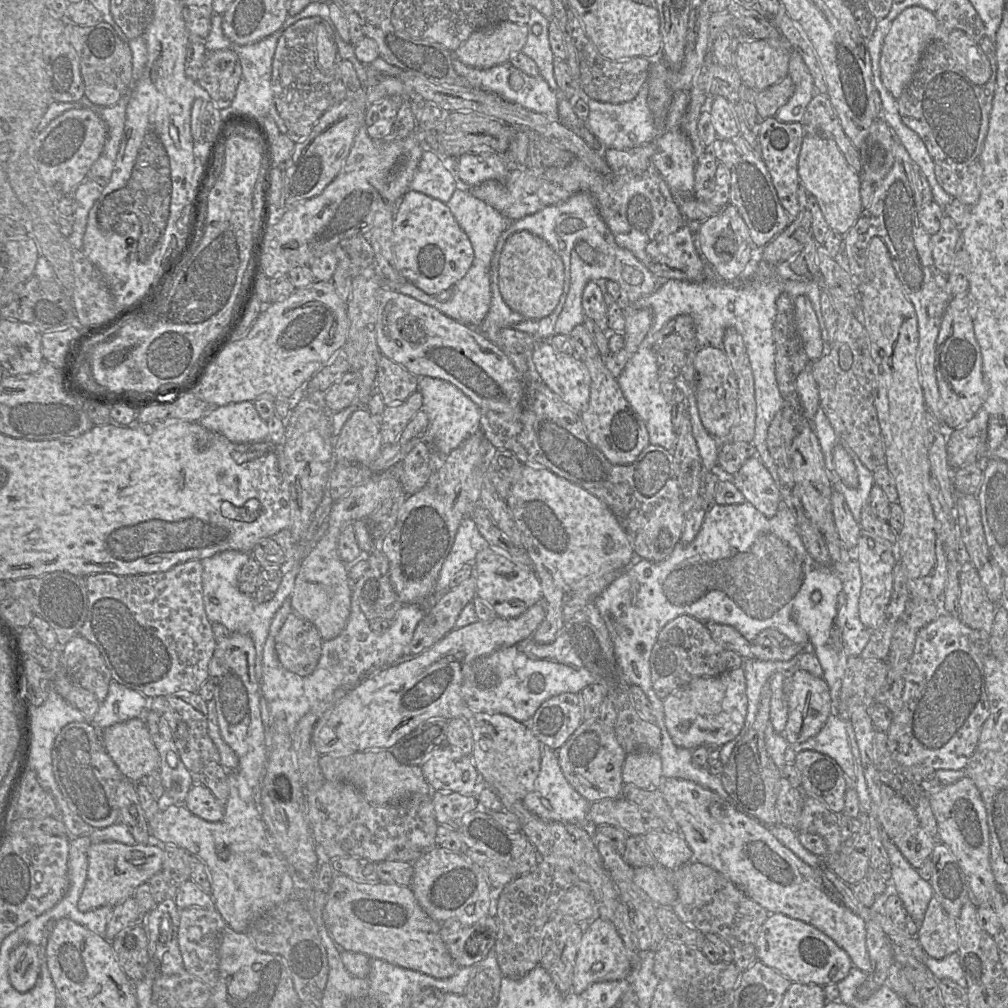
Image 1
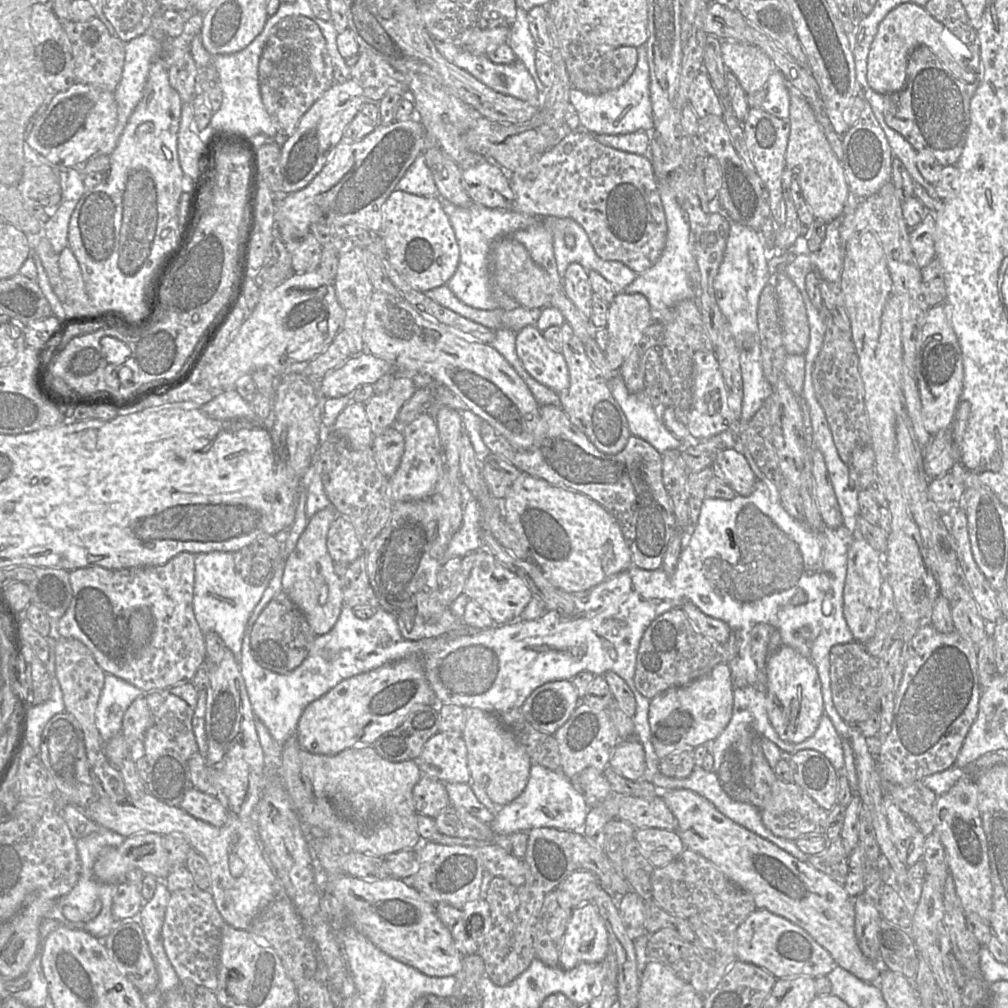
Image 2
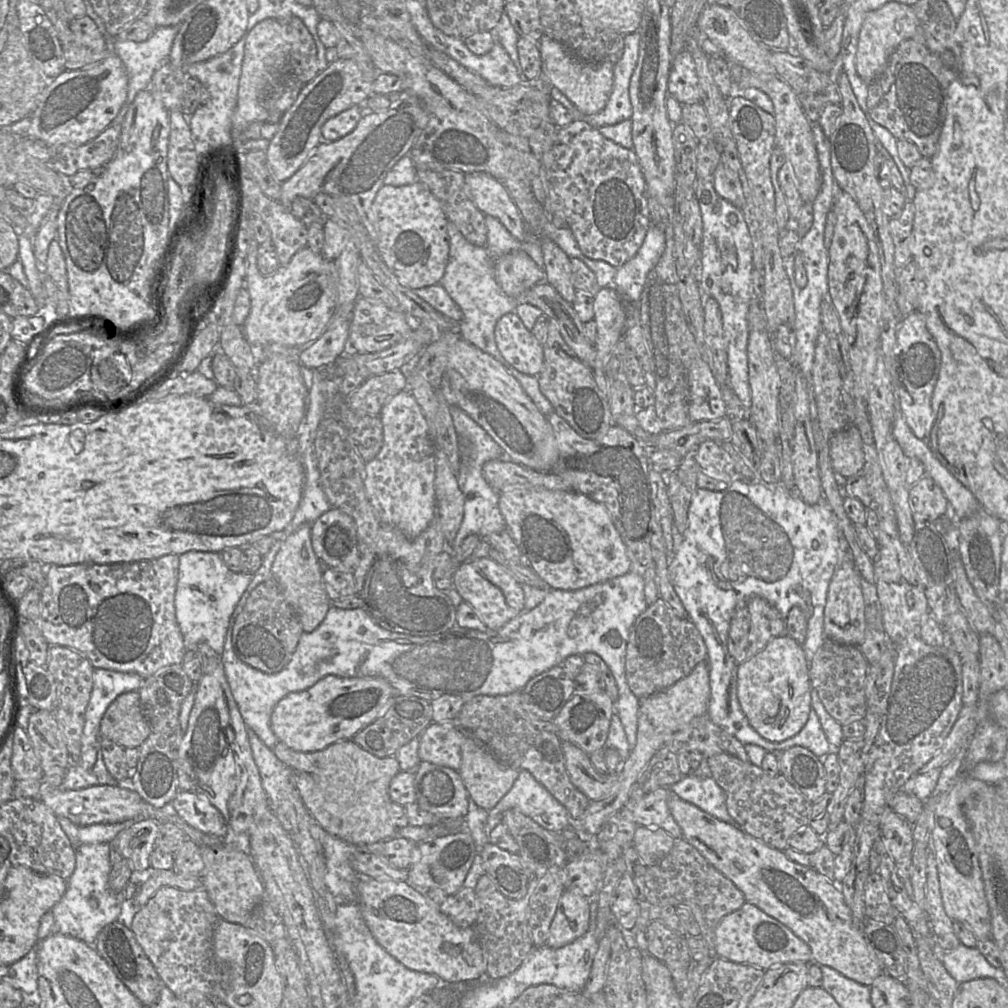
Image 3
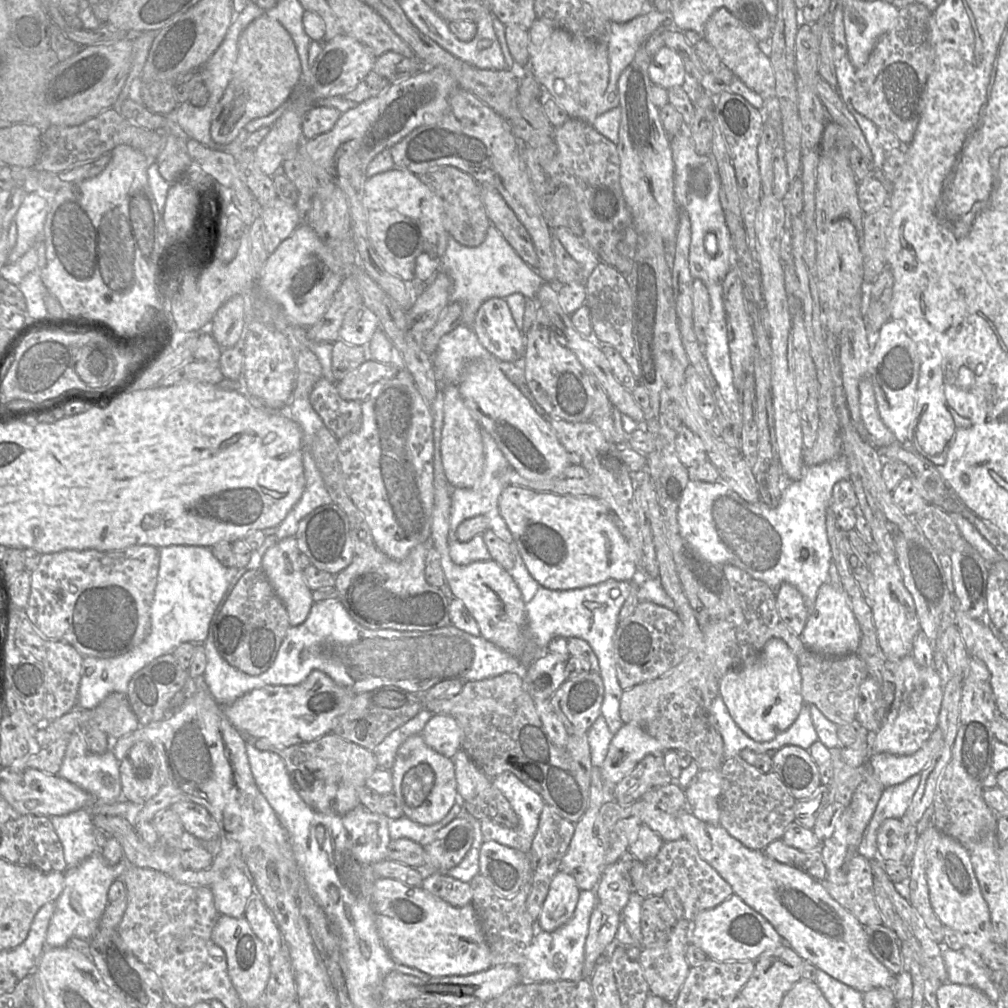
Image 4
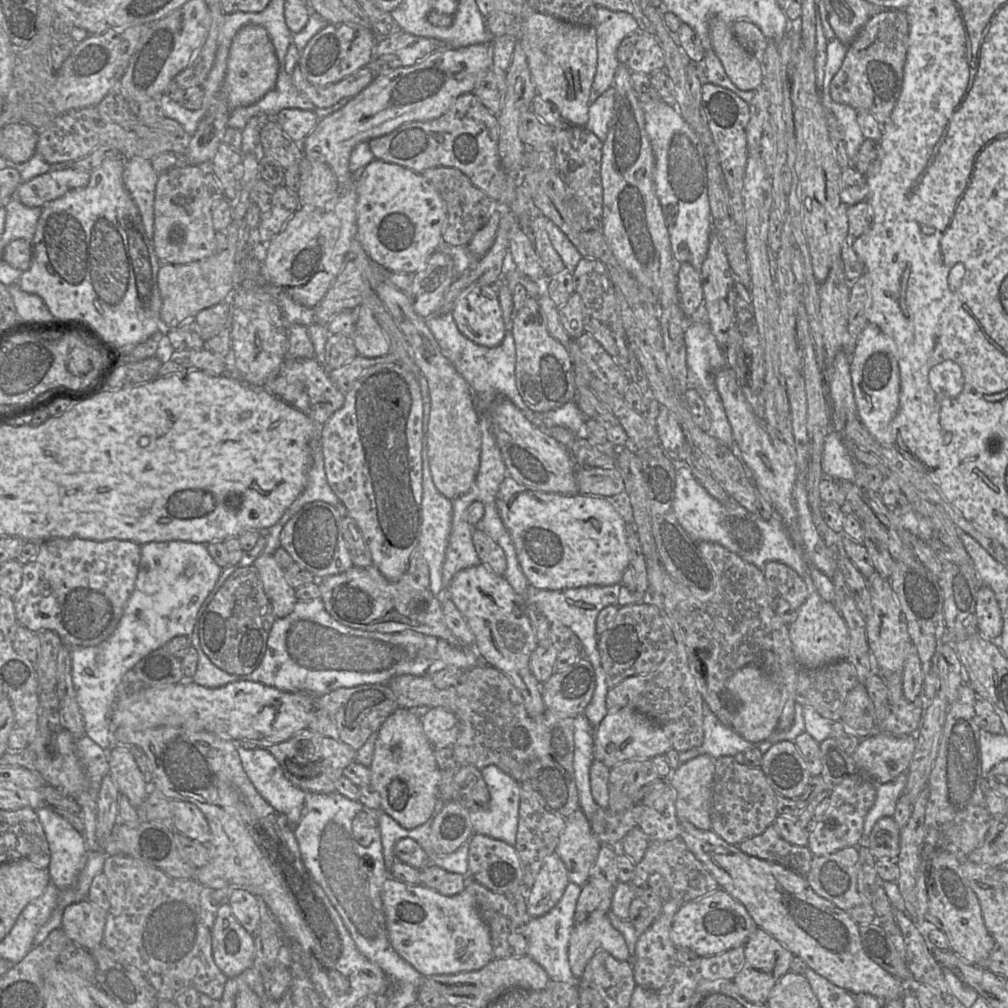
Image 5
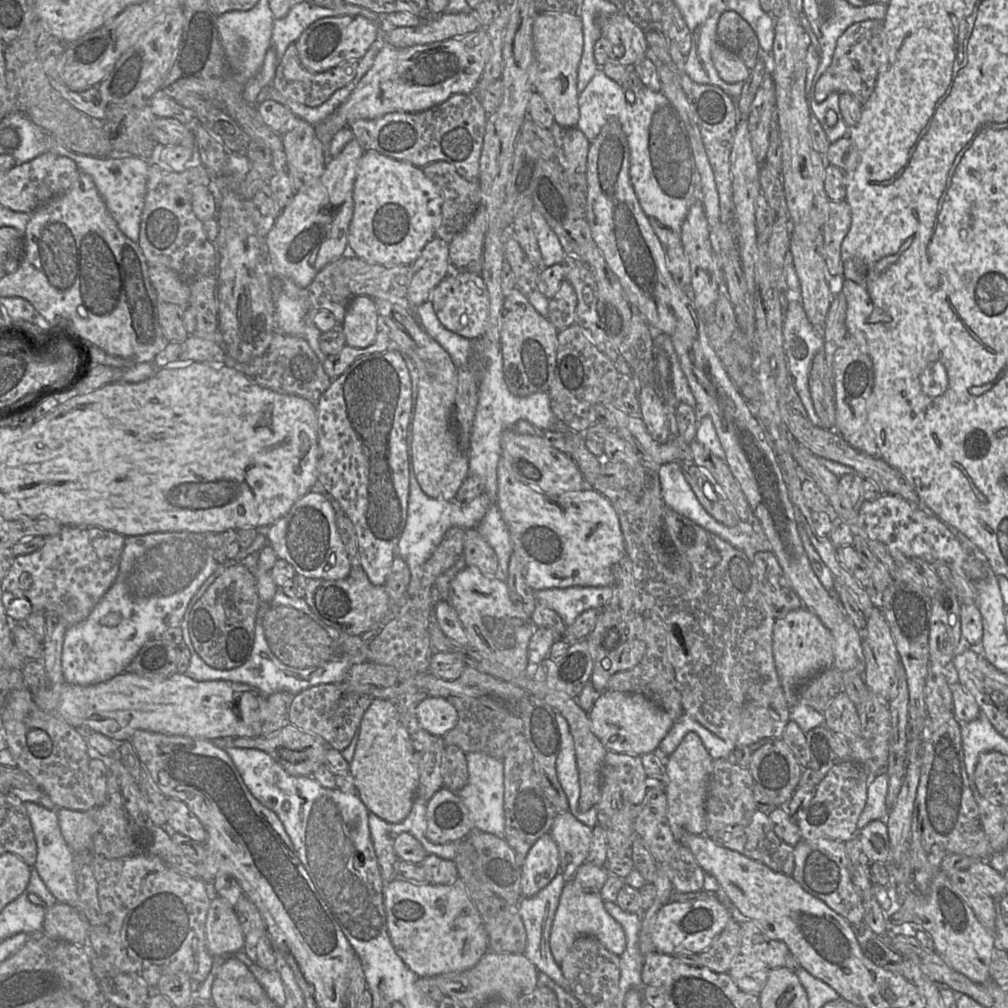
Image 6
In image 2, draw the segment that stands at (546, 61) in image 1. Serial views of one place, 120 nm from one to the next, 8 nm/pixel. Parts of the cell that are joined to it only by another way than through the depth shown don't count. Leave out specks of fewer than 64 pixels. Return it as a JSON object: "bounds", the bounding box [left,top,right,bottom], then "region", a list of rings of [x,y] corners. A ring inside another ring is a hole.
{"bounds":[507,8,545,93],"region":[[[517,8],[516,20],[510,27],[507,43],[515,53],[517,60],[524,64],[533,77],[539,92],[543,93],[545,86],[540,81],[535,67],[537,48],[529,30],[528,11]]]}

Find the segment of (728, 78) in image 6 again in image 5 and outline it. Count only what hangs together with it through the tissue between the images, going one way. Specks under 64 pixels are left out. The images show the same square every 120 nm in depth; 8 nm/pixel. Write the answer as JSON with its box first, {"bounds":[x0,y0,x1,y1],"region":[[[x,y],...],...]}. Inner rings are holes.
{"bounds":[710,16,763,91],"region":[[[718,16],[710,21],[713,50],[739,89],[756,91],[763,84],[763,65],[738,42],[732,24]]]}

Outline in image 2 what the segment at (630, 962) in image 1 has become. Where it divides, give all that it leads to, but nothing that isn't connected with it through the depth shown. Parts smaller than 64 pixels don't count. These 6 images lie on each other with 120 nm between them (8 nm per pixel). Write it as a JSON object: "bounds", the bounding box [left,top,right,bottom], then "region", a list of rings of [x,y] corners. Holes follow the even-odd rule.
{"bounds":[559,905,608,970],"region":[[[596,905],[574,908],[563,937],[559,966],[570,970],[583,962],[600,963],[608,950],[608,932]]]}

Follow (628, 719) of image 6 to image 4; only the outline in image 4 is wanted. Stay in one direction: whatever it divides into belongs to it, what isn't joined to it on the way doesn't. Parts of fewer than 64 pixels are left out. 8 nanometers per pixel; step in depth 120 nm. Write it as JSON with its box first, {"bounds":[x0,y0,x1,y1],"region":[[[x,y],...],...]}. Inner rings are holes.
{"bounds":[600,723,667,786],"region":[[[624,723],[614,734],[600,772],[604,784],[615,786],[638,763],[650,754],[664,754],[667,750],[639,726]]]}

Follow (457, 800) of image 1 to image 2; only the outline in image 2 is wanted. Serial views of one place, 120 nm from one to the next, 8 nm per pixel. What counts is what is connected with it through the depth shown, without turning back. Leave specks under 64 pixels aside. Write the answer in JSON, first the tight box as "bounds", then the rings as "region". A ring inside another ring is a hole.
{"bounds":[413,775,449,819],"region":[[[423,775],[413,788],[413,800],[417,813],[432,819],[449,806],[445,784]]]}

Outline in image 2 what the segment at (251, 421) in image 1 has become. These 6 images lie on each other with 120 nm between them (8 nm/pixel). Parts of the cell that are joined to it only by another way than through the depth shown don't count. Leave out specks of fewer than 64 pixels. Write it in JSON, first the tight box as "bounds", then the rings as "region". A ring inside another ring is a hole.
{"bounds":[201,390,256,420],"region":[[[235,390],[225,391],[203,405],[201,411],[216,420],[256,419],[252,405]]]}

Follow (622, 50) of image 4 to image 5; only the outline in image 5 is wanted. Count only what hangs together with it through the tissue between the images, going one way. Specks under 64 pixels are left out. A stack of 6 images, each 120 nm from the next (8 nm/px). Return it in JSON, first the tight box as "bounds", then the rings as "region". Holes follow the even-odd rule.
{"bounds":[590,7,639,102],"region":[[[597,7],[597,69],[590,91],[590,102],[613,86],[620,62],[617,50],[626,37],[639,30],[637,20],[629,13]]]}

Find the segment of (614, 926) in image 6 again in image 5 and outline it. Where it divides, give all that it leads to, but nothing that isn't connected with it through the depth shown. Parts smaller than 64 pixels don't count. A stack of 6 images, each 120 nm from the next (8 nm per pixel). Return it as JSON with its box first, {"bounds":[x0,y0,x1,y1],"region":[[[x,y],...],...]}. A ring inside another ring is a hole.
{"bounds":[568,915,631,978],"region":[[[606,915],[589,917],[584,922],[576,923],[571,932],[568,945],[568,960],[570,969],[576,978],[581,978],[587,963],[598,950],[604,950],[620,961],[630,962],[631,960],[624,936],[612,926]]]}

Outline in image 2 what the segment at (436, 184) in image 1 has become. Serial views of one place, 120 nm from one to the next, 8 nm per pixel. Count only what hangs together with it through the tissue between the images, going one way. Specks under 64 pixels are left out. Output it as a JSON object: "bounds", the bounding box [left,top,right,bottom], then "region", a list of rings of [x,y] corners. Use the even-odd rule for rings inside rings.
{"bounds":[397,153,439,197],"region":[[[422,153],[401,178],[397,189],[423,196],[439,197],[432,172],[427,166]]]}

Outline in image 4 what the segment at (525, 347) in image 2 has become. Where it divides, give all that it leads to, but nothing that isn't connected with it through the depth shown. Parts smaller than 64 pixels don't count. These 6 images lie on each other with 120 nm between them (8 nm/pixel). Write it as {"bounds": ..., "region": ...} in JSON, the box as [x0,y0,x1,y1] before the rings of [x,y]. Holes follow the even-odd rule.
{"bounds":[470,299,525,362],"region":[[[505,299],[486,300],[470,328],[482,346],[498,360],[511,362],[524,356],[525,333],[516,325]]]}

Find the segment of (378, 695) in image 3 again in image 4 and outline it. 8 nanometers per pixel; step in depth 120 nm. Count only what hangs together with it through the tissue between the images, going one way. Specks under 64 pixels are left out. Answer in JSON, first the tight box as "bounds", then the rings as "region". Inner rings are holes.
{"bounds":[222,671,354,748],"region":[[[313,671],[306,680],[298,685],[265,686],[252,690],[235,700],[230,705],[222,705],[230,723],[244,735],[264,740],[270,744],[286,748],[289,746],[312,742],[334,728],[334,720],[350,707],[354,693],[337,685],[321,671]]]}

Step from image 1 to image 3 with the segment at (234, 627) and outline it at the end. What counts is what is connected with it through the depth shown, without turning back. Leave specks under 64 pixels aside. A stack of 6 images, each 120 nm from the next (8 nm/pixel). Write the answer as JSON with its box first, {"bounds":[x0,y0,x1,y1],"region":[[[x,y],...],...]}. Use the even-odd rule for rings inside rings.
{"bounds":[175,551,251,656],"region":[[[189,551],[179,555],[175,610],[187,650],[196,649],[198,643],[205,642],[221,656],[233,612],[251,578],[230,571],[220,553]]]}

